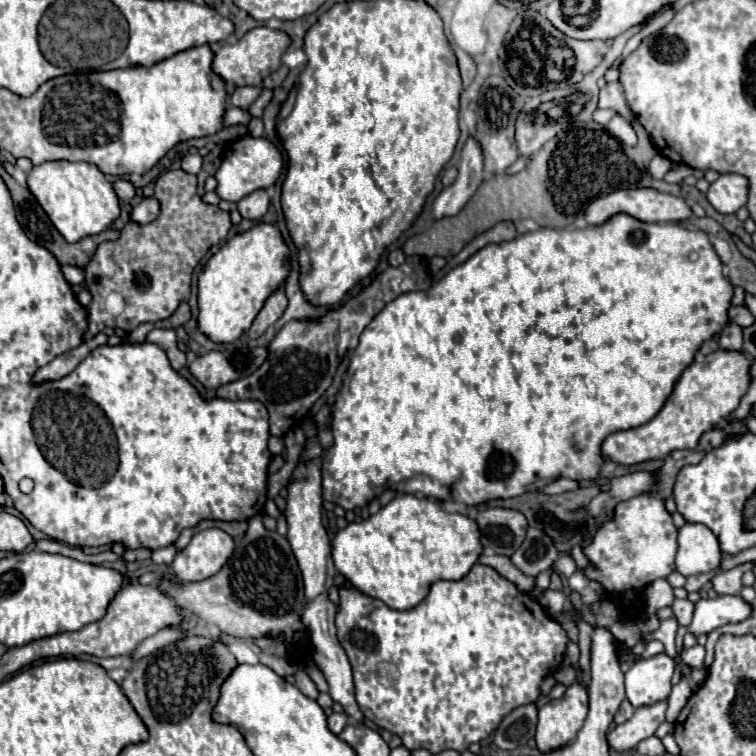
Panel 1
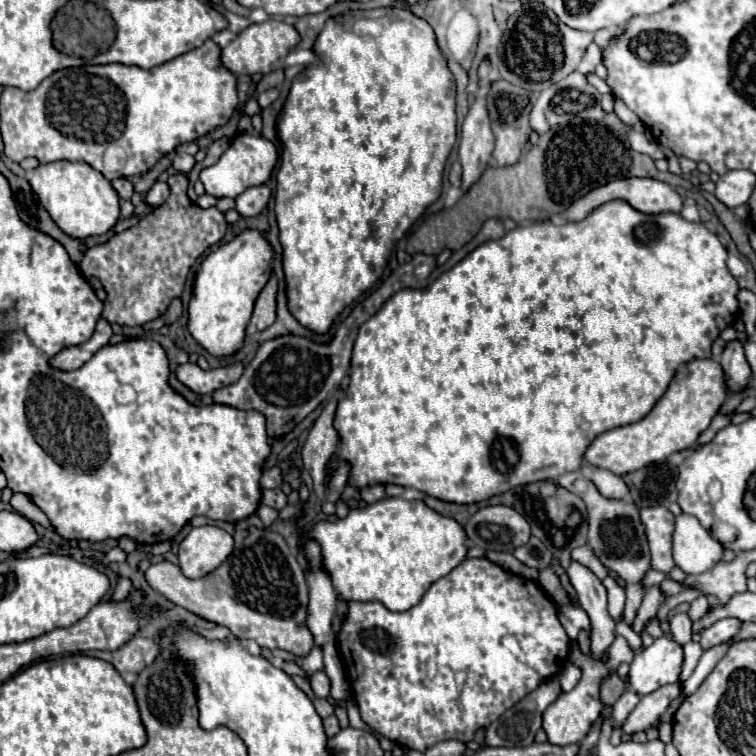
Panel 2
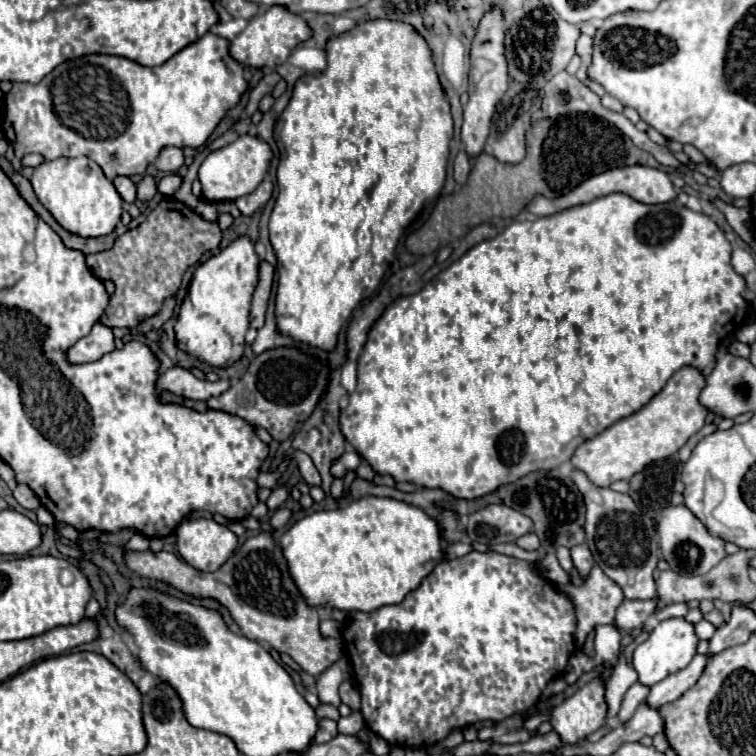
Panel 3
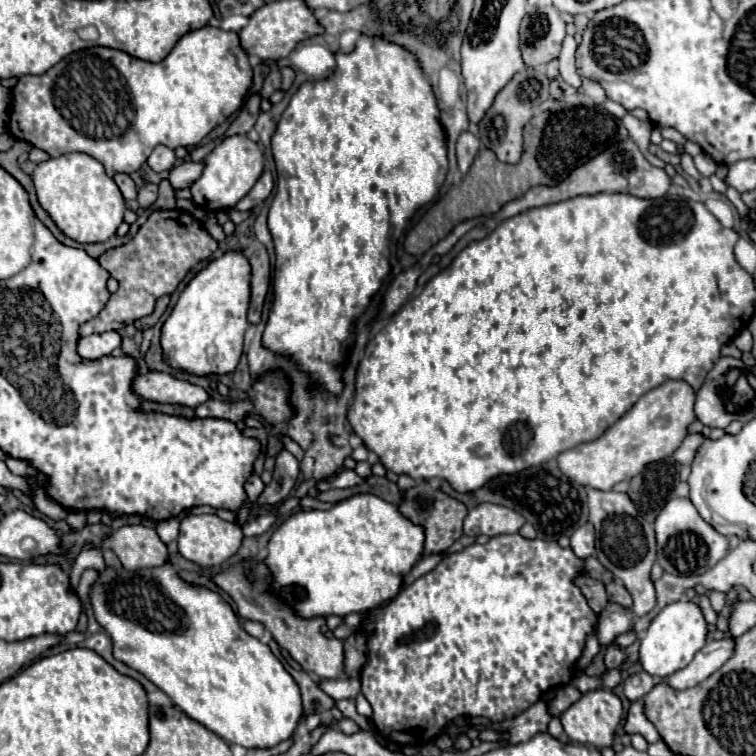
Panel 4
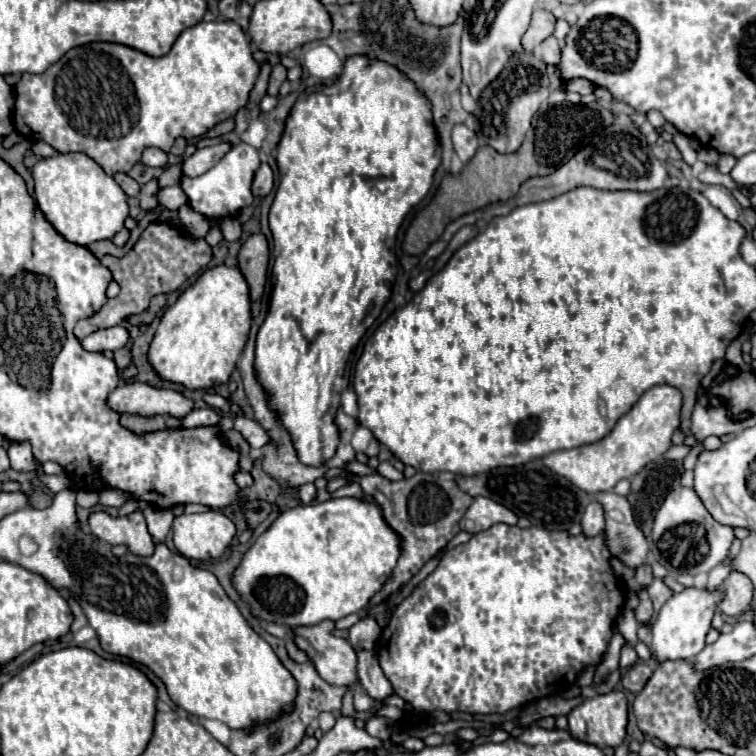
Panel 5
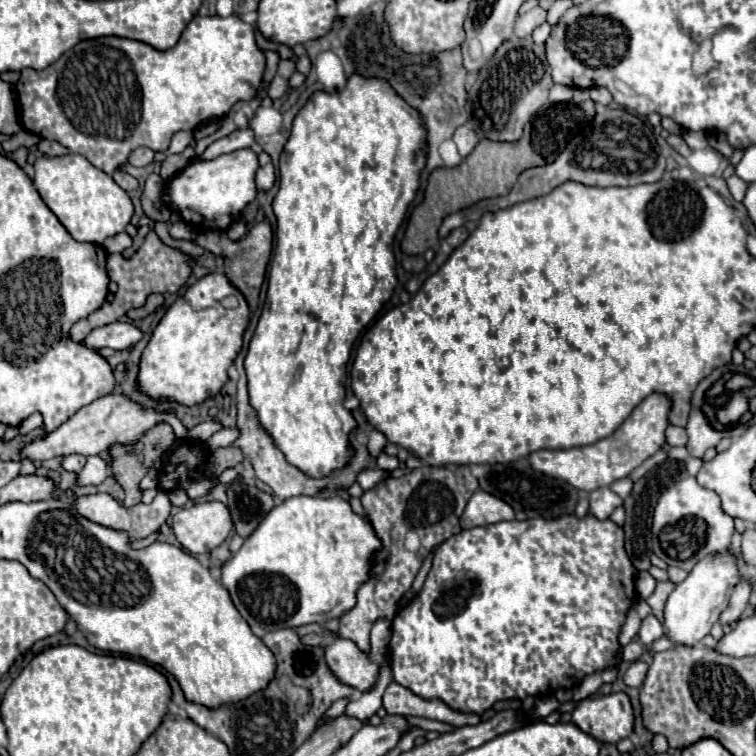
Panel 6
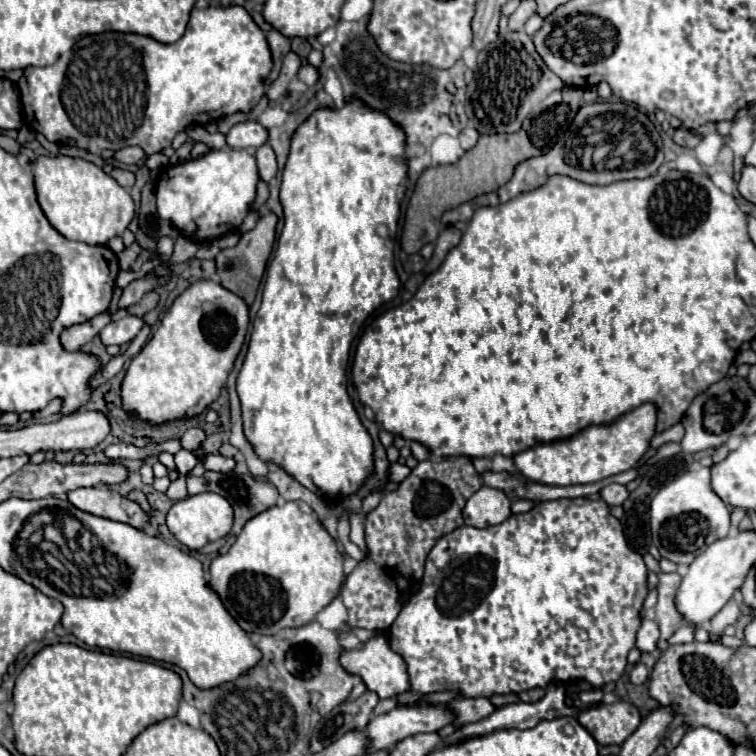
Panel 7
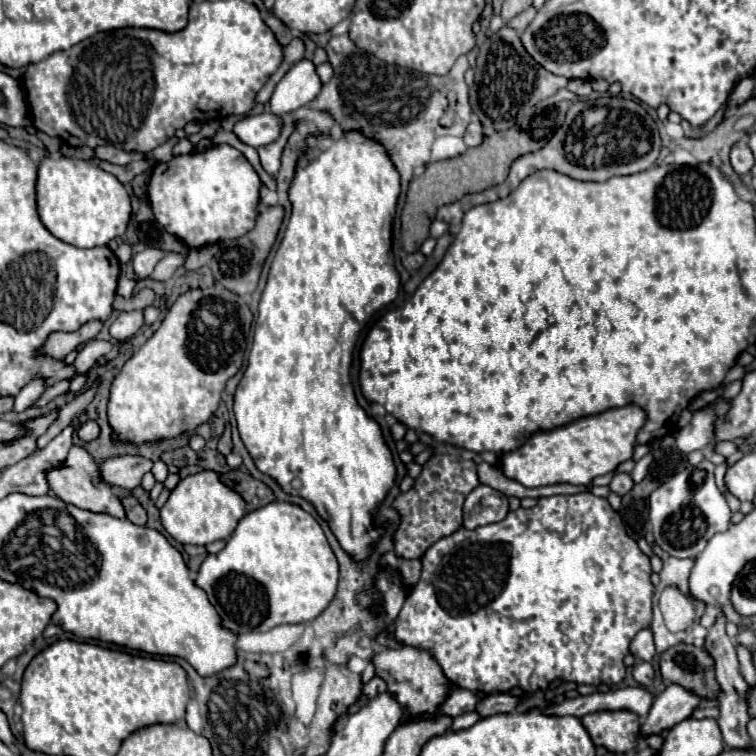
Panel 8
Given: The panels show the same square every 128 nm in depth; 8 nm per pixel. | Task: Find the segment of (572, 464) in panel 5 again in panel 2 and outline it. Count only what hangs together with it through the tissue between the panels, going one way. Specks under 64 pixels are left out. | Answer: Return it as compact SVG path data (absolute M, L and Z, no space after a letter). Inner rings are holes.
M692 360L674 374L664 396L642 420L612 428L596 436L596 440L584 452L584 460L596 468L614 472L616 476L640 470L648 466L648 462L662 462L672 452L692 448L700 432L708 428L720 404L728 396L730 394L724 386L724 372L720 364L714 360Z

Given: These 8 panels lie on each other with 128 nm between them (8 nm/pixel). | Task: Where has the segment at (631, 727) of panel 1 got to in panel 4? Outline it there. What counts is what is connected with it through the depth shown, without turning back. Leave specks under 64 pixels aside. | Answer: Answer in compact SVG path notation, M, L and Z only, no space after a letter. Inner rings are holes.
M722 638L722 640L708 640L706 646L694 656L694 660L682 668L680 672L674 672L668 676L668 684L676 690L686 690L702 680L706 680L712 672L716 672L730 656L734 654L734 638Z

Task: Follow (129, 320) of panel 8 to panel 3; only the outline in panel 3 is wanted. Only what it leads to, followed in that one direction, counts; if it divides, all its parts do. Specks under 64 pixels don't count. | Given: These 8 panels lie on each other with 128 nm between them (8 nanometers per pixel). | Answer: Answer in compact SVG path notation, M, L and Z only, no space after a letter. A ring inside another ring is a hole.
M94 324L92 332L84 338L80 338L70 350L68 350L68 360L72 364L84 364L84 362L96 362L104 354L112 352L114 346L114 334L108 326Z

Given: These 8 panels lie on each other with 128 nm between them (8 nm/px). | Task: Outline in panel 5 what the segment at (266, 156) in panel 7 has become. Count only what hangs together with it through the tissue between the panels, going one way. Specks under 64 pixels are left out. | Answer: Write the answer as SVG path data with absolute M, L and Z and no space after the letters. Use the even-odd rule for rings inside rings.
M264 160L262 166L258 168L256 176L254 176L252 194L254 194L254 196L266 196L266 194L270 194L272 186L274 186L274 174L272 174L272 168L268 166L268 162Z

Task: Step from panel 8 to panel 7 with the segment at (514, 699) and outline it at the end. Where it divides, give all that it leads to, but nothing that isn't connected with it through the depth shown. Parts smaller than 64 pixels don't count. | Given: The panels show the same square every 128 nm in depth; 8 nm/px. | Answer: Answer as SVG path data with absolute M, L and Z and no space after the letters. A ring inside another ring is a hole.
M462 698L462 700L450 702L448 706L456 714L454 726L458 726L458 728L464 724L470 724L470 722L478 722L496 710L496 706L488 698Z

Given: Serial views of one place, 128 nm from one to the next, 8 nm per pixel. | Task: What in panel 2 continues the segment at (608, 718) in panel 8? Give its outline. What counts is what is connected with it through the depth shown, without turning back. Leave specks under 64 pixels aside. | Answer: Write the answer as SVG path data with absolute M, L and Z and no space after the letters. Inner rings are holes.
M652 586L652 588L646 592L640 608L636 610L636 616L634 616L634 622L632 622L632 630L634 630L634 632L640 632L642 626L646 624L646 620L652 620L652 618L656 616L656 612L658 612L658 608L662 606L664 600L666 600L666 598L662 596L662 592L660 592L656 586ZM616 636L616 640L612 642L612 646L608 648L608 654L606 654L606 660L596 660L596 658L590 658L586 654L580 652L580 648L576 644L572 644L572 652L570 652L570 658L574 664L578 664L582 668L582 678L578 682L578 686L570 692L564 692L554 704L550 704L544 712L544 730L548 734L548 742L552 744L558 744L558 746L568 746L568 744L578 744L586 738L586 734L592 730L592 726L596 724L596 720L600 718L600 712L602 712L602 702L600 702L600 682L604 678L608 678L610 674L616 672L616 668L624 662L630 662L634 656L634 652L630 650L626 638L622 636Z

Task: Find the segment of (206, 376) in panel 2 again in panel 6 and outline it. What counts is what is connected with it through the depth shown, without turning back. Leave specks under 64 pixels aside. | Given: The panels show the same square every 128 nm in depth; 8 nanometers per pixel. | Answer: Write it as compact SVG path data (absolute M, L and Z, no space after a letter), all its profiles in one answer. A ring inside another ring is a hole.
M108 394L104 398L98 398L96 402L92 402L90 406L80 408L72 418L68 418L64 424L60 424L60 428L46 432L38 438L34 438L32 442L24 444L20 448L20 456L22 458L30 458L30 460L50 460L50 458L64 458L68 454L82 454L82 456L92 456L92 454L100 454L102 450L106 450L110 444L126 444L126 446L134 446L140 436L150 430L152 426L160 424L160 422L168 422L178 438L186 438L188 430L182 426L182 422L172 414L158 414L154 410L144 410L138 404L130 402L126 396L122 394Z

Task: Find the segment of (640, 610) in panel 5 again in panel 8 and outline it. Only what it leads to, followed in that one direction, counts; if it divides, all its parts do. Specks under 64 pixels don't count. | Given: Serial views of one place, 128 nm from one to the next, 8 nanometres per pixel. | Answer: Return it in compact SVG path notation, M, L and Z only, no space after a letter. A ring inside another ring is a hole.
M640 630L640 632L634 636L632 644L630 644L630 652L632 652L636 658L640 658L640 660L650 662L650 660L654 658L654 654L656 654L656 650L654 650L654 640L652 640L652 632L650 632L650 630Z

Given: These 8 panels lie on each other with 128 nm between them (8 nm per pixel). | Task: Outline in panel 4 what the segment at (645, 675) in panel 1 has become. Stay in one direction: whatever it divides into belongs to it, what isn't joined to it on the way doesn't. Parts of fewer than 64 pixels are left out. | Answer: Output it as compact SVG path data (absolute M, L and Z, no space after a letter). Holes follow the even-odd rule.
M684 598L676 600L676 604L668 604L668 608L662 608L644 632L644 638L640 642L640 664L648 674L668 678L670 674L692 662L694 654L706 644L706 634L708 622L704 620L700 606Z

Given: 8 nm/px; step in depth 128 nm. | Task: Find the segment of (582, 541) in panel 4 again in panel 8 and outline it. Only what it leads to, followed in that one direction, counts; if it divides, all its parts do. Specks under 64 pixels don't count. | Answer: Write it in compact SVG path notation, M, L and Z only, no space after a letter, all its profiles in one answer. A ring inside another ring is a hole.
M626 472L614 474L614 478L612 478L612 482L610 482L610 490L616 492L616 494L620 494L620 496L624 496L628 490L632 490L632 486L634 486L634 480L632 480L632 476L626 474Z

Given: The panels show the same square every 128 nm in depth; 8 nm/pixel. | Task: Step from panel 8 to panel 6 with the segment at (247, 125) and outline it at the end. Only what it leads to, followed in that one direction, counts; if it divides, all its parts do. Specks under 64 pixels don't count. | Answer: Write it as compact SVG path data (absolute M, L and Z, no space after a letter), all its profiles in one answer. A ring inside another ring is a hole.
M252 128L234 130L232 134L228 134L228 136L216 140L214 144L210 144L200 158L202 160L212 160L212 158L216 158L220 154L226 154L226 152L234 152L234 150L240 150L240 148L250 148L254 142L256 142L256 138L254 138Z

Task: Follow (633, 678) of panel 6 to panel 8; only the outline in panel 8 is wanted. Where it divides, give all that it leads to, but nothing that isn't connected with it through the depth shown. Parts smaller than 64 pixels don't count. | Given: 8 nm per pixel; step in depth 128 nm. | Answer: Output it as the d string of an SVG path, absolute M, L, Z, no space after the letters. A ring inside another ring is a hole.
M638 660L636 664L634 664L634 680L638 682L638 684L642 684L642 686L650 686L652 682L654 682L654 668L652 668L652 664L650 662L644 662L644 660Z

